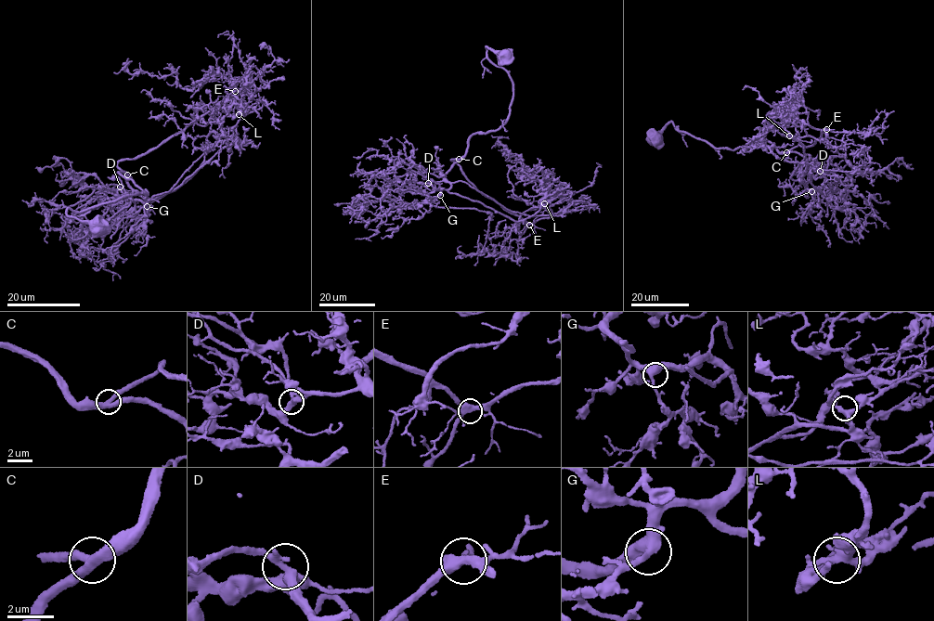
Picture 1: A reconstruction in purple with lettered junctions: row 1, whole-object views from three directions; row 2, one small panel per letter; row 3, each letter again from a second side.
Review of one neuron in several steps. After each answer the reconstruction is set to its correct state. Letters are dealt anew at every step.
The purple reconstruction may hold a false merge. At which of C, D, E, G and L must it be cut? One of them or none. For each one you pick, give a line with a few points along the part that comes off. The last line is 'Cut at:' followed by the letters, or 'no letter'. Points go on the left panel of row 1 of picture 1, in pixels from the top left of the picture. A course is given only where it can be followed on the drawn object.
Cut at: no letter

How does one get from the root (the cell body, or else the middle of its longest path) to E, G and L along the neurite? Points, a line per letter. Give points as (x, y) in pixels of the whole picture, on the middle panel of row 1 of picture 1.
E: (506, 54), (486, 47), (512, 84), (506, 122), (475, 132), (465, 154), (451, 160), (477, 190), (529, 225)
G: (506, 54), (486, 47), (512, 82), (508, 118), (471, 136), (443, 175), (450, 186), (440, 195)
L: (506, 54), (486, 47), (512, 84), (506, 122), (475, 132), (465, 154), (451, 160), (518, 222), (544, 203)

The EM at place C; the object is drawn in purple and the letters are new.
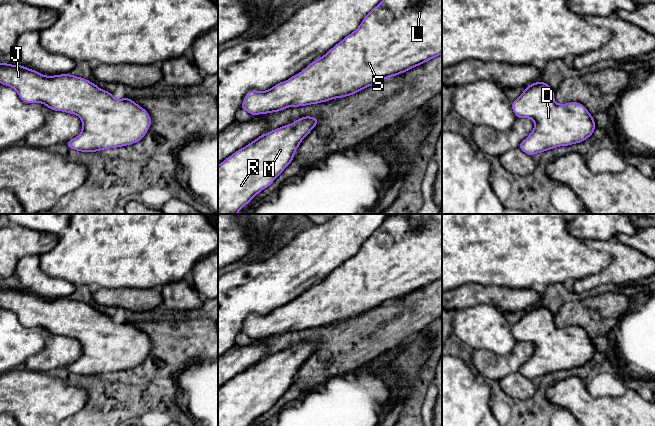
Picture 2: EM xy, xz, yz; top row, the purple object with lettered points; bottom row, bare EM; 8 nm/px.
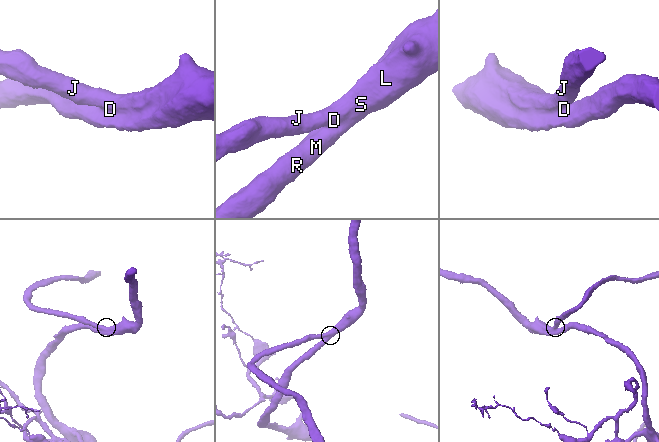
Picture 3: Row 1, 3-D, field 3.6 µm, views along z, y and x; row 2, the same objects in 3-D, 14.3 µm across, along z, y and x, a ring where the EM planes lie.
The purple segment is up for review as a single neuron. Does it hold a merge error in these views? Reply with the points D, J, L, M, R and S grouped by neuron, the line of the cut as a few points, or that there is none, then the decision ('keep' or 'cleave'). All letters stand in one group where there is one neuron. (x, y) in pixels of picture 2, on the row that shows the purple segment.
D J L M R S | no cut | keep

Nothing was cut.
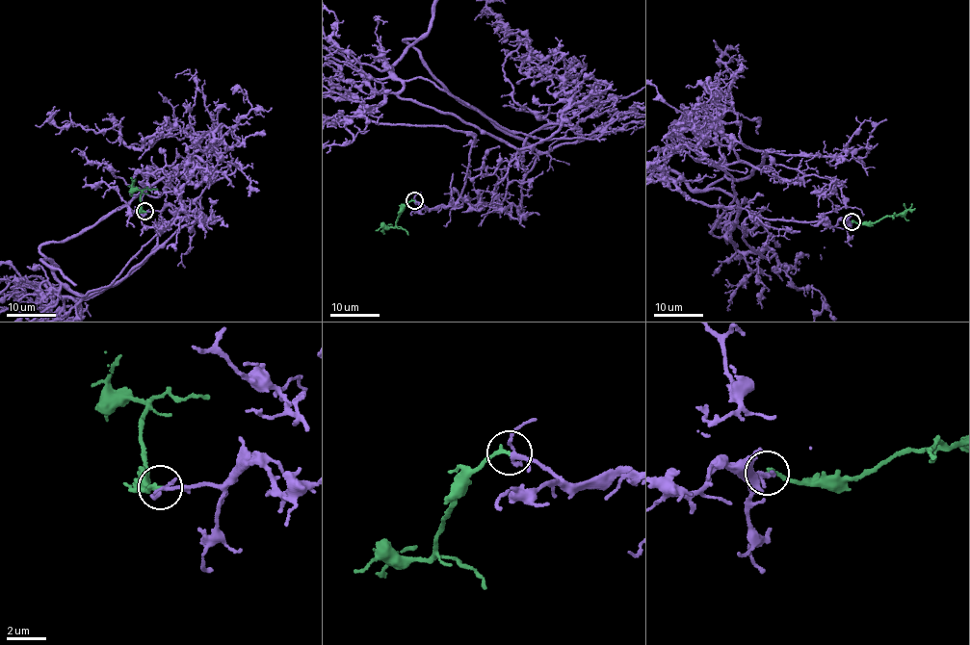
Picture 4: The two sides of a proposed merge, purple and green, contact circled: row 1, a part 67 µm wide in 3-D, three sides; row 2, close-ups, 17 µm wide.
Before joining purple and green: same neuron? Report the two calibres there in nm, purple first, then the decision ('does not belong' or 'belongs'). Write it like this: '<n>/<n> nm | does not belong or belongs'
200/220 nm | belongs

